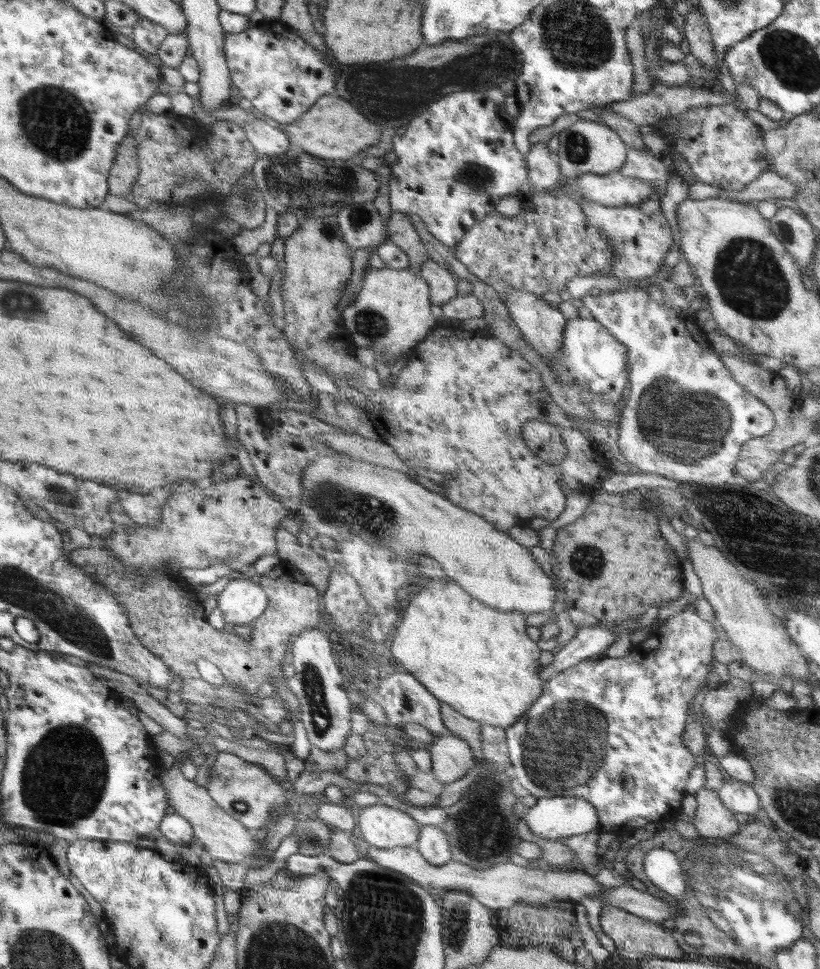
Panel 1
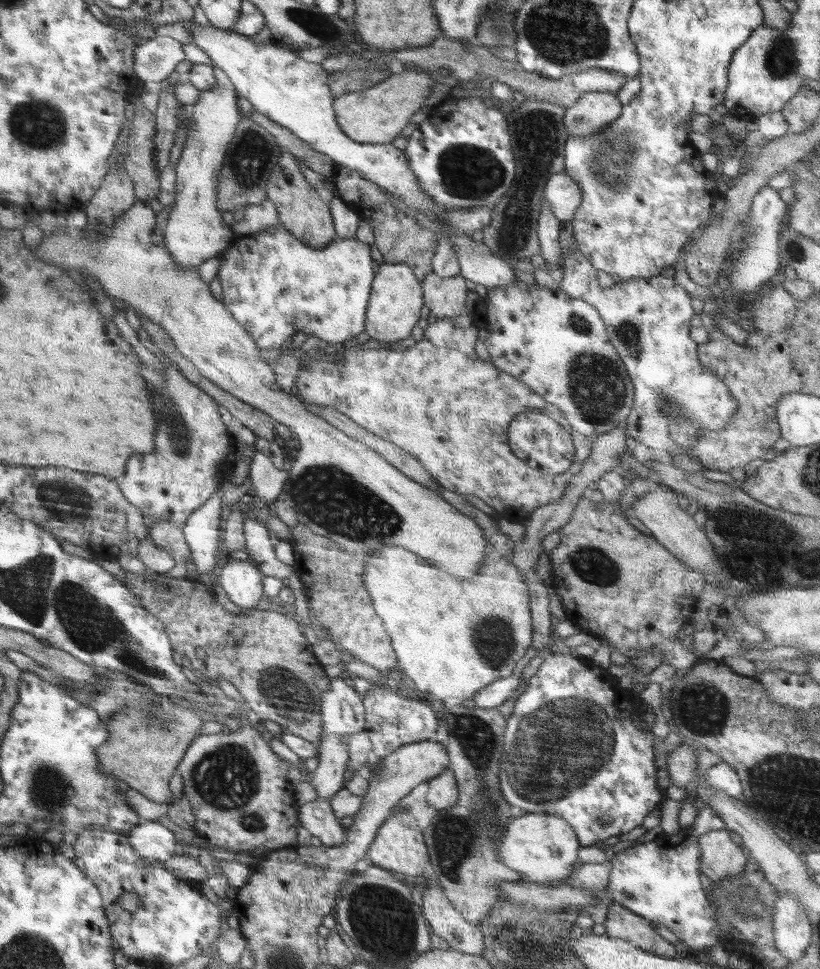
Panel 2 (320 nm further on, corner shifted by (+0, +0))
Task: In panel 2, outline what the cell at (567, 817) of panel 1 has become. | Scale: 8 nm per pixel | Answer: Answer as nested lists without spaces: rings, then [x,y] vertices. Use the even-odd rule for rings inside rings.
[[[536,813],[511,820],[497,848],[497,856],[507,868],[519,872],[521,878],[547,887],[556,886],[575,872],[573,866],[578,861],[580,841],[572,826],[561,816]]]

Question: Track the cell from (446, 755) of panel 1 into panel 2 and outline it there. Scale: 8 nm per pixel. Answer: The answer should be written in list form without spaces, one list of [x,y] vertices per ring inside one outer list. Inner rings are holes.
[[[449,767],[438,776],[428,780],[423,787],[425,801],[434,809],[450,809],[459,799],[454,773]]]

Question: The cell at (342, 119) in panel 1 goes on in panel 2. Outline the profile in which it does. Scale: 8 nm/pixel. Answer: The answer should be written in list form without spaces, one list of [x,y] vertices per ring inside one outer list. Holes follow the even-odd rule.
[[[403,69],[399,74],[391,74],[389,77],[379,81],[373,88],[357,91],[354,93],[348,93],[342,95],[334,100],[334,109],[337,121],[340,128],[347,134],[352,140],[356,142],[366,144],[388,144],[391,143],[394,138],[398,136],[411,122],[410,118],[420,110],[425,104],[426,99],[432,94],[432,77],[418,69]]]

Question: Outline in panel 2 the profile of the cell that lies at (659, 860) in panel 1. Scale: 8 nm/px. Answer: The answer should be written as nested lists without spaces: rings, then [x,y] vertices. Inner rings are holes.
[[[701,806],[701,809],[693,822],[688,828],[688,836],[692,836],[694,840],[690,840],[688,844],[674,844],[668,846],[666,856],[670,860],[662,860],[662,840],[652,840],[643,844],[633,844],[631,847],[623,851],[611,854],[611,867],[606,891],[612,898],[612,902],[622,905],[624,908],[631,910],[634,914],[641,915],[653,925],[663,924],[671,930],[678,938],[678,941],[684,941],[684,944],[690,948],[712,948],[718,944],[721,936],[721,928],[716,924],[715,914],[712,912],[710,902],[706,898],[706,893],[700,885],[700,847],[696,848],[697,837],[710,832],[711,830],[724,829],[725,822],[715,813],[713,808],[709,806]]]

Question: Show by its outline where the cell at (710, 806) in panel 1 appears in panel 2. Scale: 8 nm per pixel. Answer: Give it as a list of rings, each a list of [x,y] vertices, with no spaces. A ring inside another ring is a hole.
[[[711,830],[697,837],[700,847],[700,870],[713,884],[721,882],[726,876],[742,874],[750,856],[738,846],[729,835],[729,830]]]

